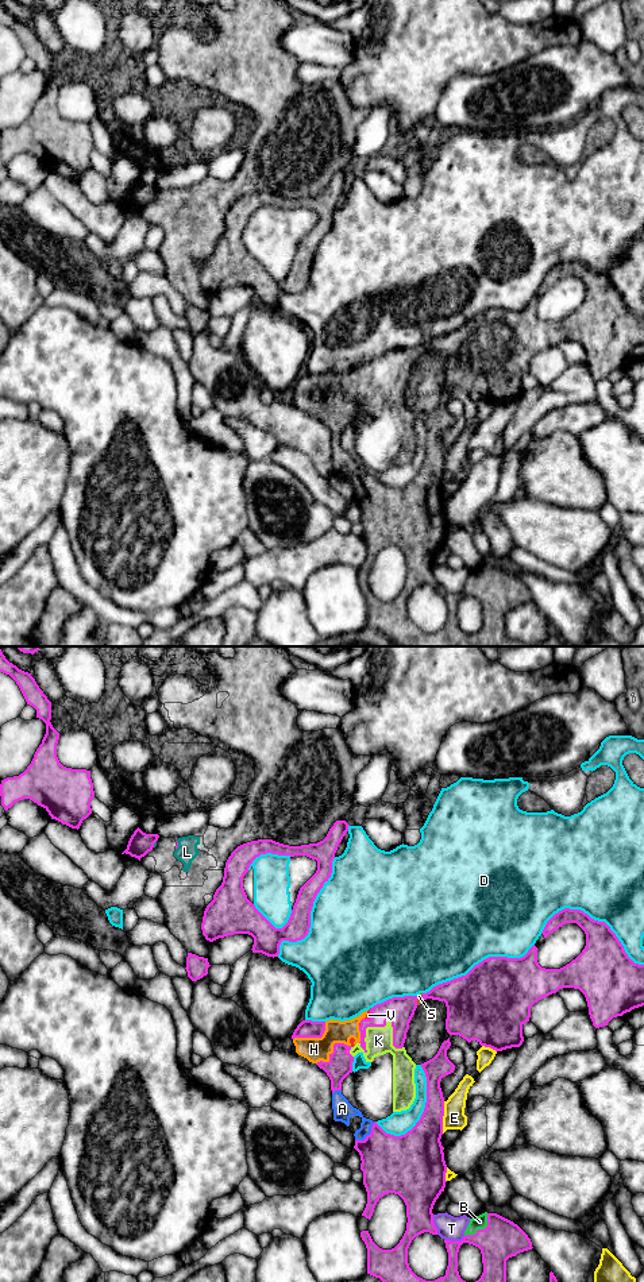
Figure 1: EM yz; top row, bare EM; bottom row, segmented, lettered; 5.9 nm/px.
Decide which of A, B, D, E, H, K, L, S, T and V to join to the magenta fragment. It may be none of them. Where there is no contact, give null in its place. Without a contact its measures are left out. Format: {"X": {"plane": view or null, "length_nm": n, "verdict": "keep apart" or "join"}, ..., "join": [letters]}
{"A": {"plane": "yz", "length_nm": 170, "verdict": "join"}, "B": {"plane": "yz", "length_nm": 200, "verdict": "join"}, "D": {"plane": "yz", "length_nm": 700, "verdict": "keep apart"}, "E": {"plane": "yz", "length_nm": 190, "verdict": "keep apart"}, "H": {"plane": "yz", "length_nm": 240, "verdict": "join"}, "K": {"plane": "yz", "length_nm": 260, "verdict": "join"}, "L": {"plane": "yz", "length_nm": 60, "verdict": "join"}, "S": {"plane": "yz", "length_nm": 60, "verdict": "join"}, "T": {"plane": "yz", "length_nm": 130, "verdict": "keep apart"}, "V": {"plane": "yz", "length_nm": 80, "verdict": "join"}, "join": ["A", "B", "H", "K", "L", "S", "V"]}

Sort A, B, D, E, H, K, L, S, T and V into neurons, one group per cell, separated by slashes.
A B H K L S V / D / E / T

